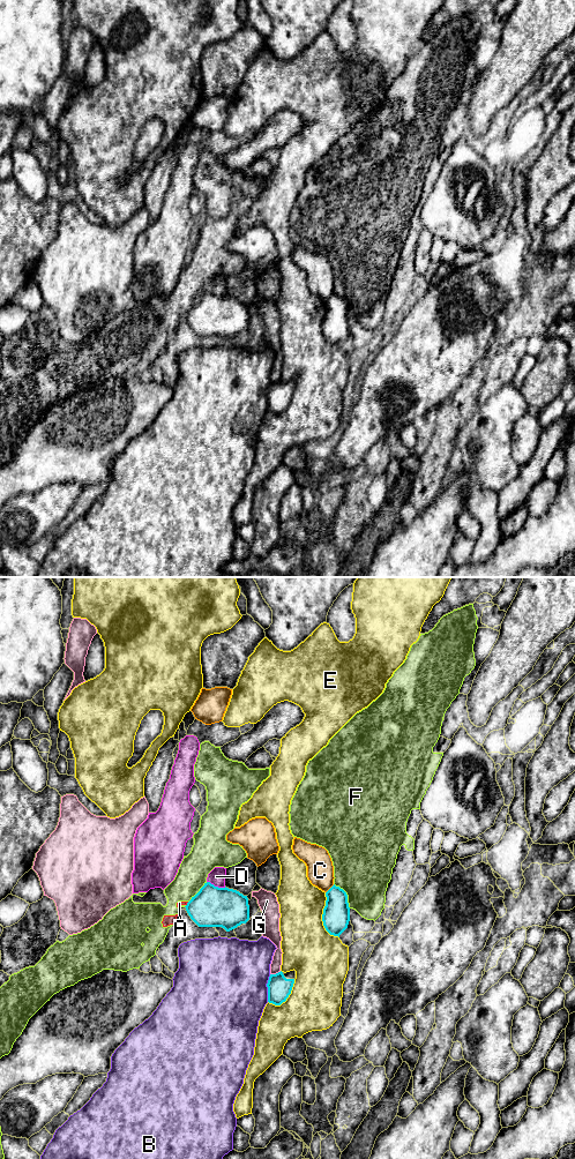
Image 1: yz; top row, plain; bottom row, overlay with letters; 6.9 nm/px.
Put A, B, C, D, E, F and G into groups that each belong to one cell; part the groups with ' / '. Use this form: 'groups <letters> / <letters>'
groups A F / B E / C G / D

